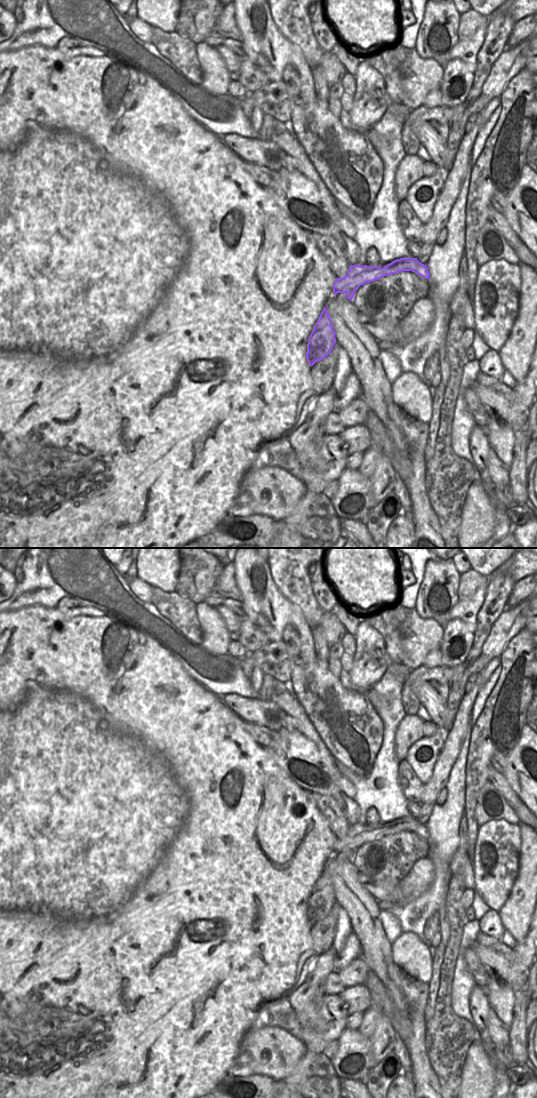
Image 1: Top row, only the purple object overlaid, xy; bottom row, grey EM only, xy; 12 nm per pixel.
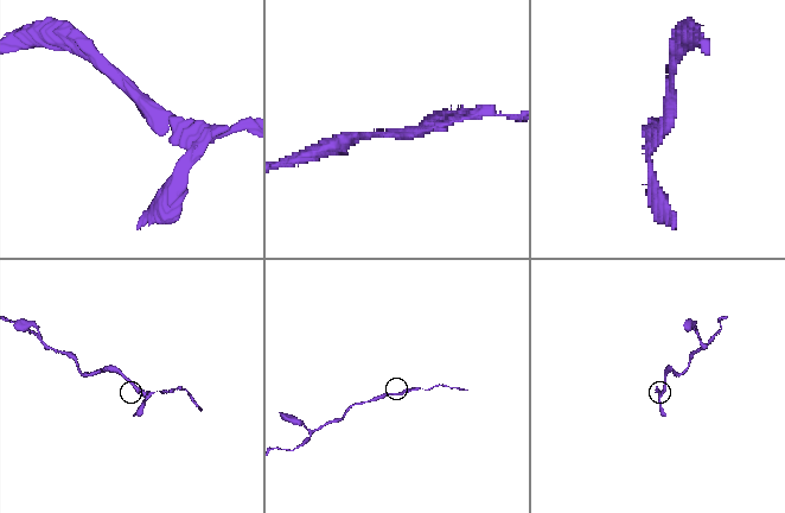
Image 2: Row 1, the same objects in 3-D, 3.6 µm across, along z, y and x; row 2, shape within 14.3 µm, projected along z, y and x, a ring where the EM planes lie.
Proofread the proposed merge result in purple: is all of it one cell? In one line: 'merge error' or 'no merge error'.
merge error

